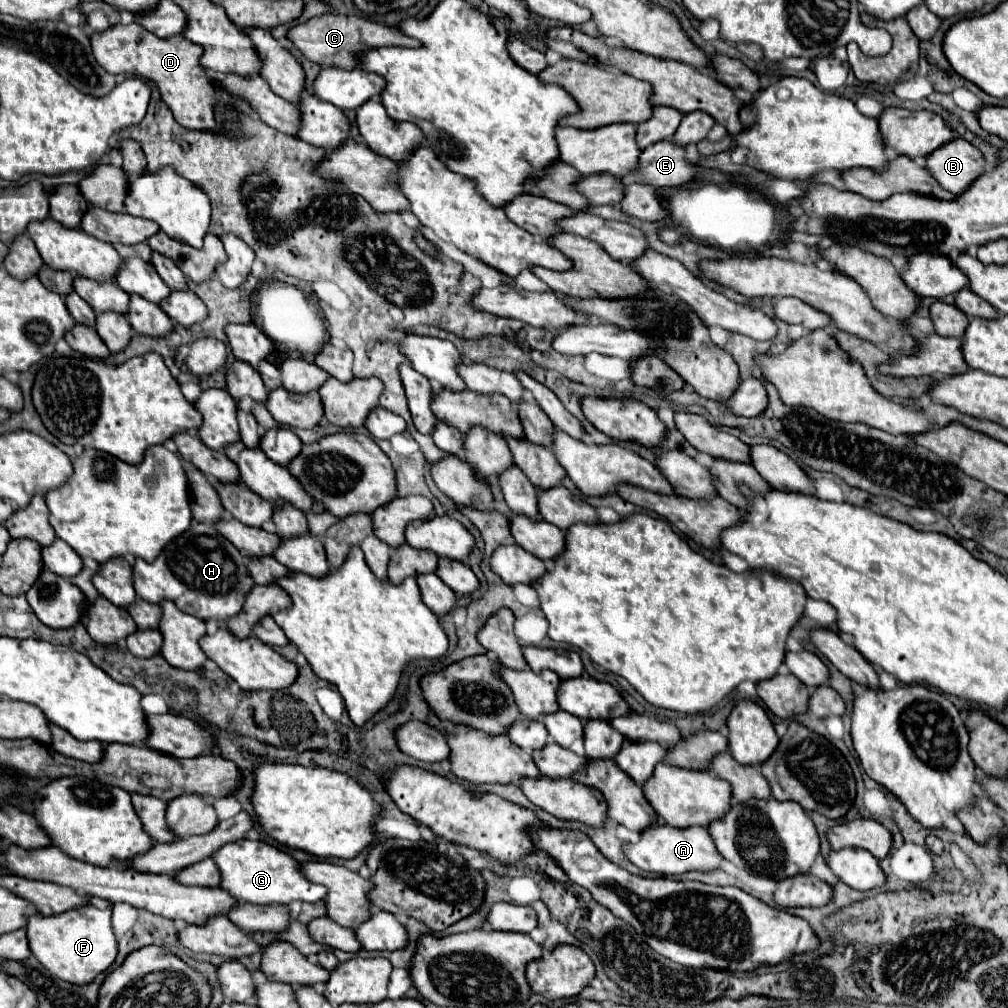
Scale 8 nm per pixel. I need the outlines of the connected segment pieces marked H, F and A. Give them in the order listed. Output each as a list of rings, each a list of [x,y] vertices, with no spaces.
[[[204,523],[192,525],[188,533],[182,533],[176,537],[176,541],[170,541],[164,551],[160,551],[160,557],[156,557],[156,561],[148,563],[136,557],[132,579],[136,595],[148,603],[170,599],[184,613],[200,619],[216,617],[220,621],[226,621],[240,613],[246,595],[254,587],[254,581],[246,571],[246,559],[240,555],[240,551],[212,525]]]
[[[86,905],[56,917],[30,917],[26,929],[32,955],[52,975],[68,983],[92,983],[96,975],[104,973],[116,959],[116,937],[112,933],[110,907],[98,909],[94,905]]]
[[[654,823],[640,833],[636,843],[624,843],[624,853],[628,859],[642,871],[658,873],[658,875],[682,875],[686,871],[714,871],[722,865],[722,857],[716,851],[706,827],[688,827],[676,829],[672,825]]]

